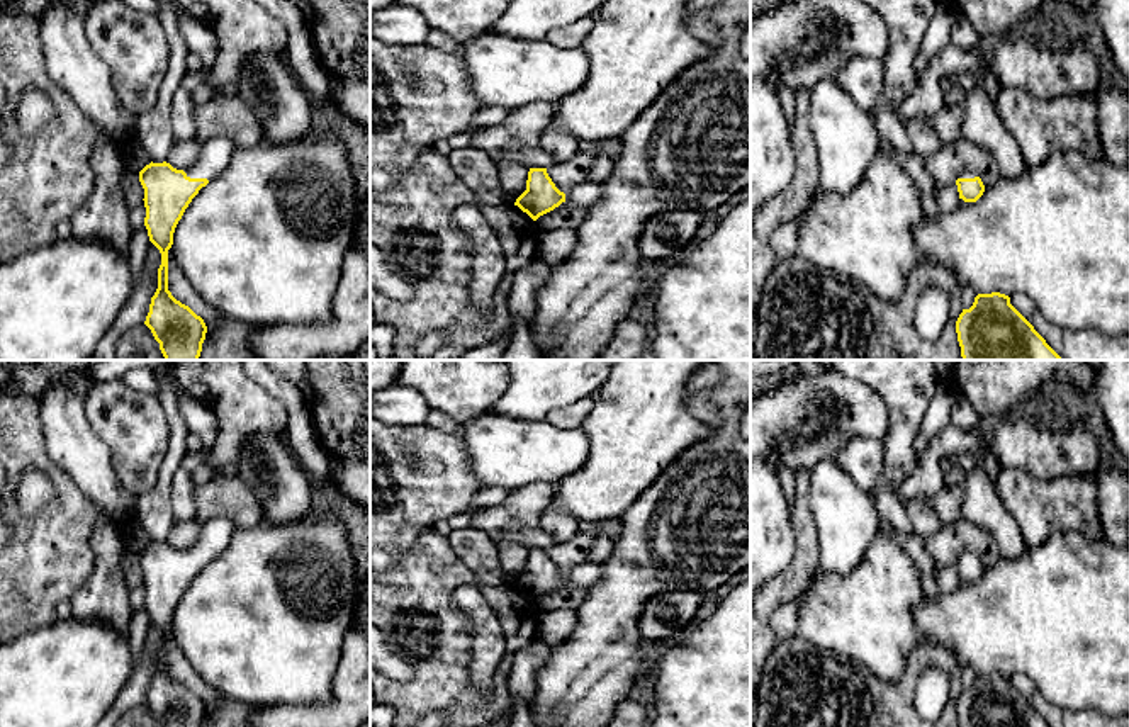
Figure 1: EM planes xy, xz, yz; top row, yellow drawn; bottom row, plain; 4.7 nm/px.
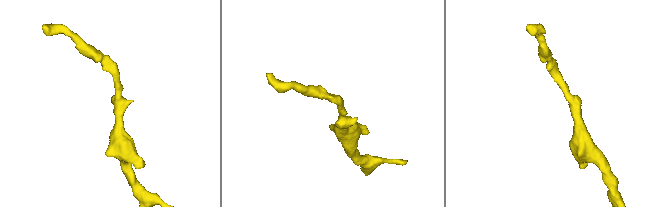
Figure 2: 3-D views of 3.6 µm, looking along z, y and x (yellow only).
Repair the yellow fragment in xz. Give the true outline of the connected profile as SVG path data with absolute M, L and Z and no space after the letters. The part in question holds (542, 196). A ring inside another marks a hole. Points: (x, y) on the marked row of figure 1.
M530 168L526 190L516 199L514 206L536 221L562 202L587 209L601 199L603 183L586 180L567 192L560 192L548 177L547 168Z

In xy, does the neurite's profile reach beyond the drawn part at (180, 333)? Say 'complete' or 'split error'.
split error

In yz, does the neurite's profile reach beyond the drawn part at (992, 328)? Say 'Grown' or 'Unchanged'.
Unchanged

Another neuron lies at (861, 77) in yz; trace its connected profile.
M847 58L834 75L834 82L868 112L883 105L883 61L878 58Z

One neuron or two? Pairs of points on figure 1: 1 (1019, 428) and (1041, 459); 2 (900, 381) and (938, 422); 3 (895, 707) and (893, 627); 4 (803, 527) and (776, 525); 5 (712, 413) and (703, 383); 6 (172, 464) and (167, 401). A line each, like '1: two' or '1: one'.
1: one
2: two
3: two
4: two
5: one
6: one

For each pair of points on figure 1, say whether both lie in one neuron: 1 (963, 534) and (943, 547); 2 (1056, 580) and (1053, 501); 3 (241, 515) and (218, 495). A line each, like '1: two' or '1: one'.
1: one
2: two
3: one

